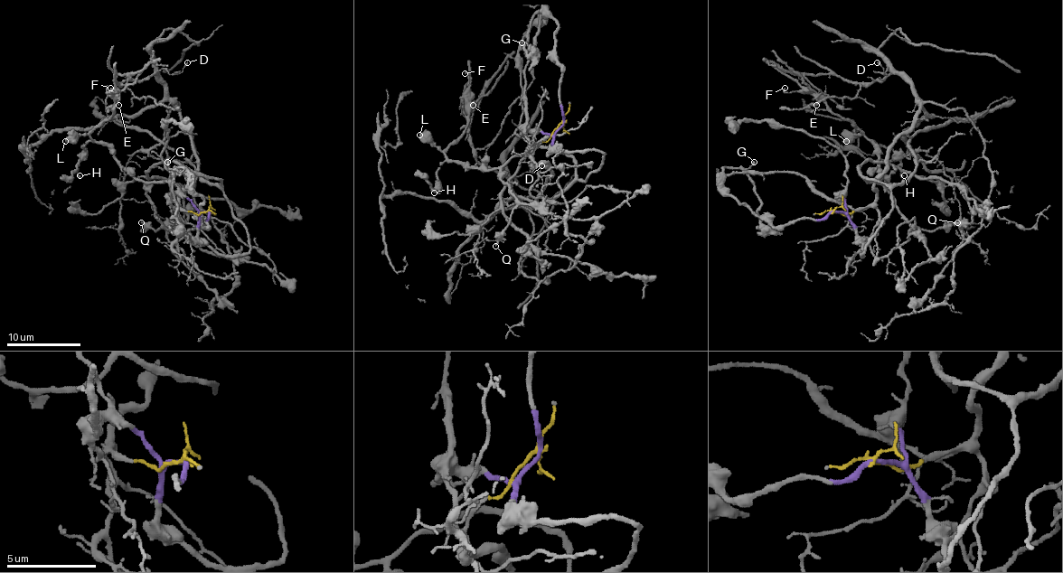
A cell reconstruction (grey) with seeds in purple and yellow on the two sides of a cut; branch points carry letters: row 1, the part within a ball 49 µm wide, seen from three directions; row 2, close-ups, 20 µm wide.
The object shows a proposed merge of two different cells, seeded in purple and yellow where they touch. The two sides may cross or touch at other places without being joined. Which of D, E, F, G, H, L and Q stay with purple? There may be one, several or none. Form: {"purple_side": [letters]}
{"purple_side": ["F", "G", "H", "L", "Q"]}

